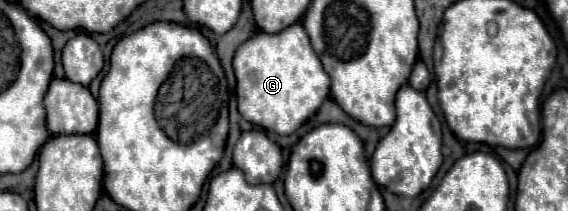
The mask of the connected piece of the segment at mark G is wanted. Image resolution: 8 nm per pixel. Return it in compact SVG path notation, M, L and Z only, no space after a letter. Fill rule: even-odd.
M292 23L280 33L256 33L234 53L238 111L250 123L278 135L294 133L310 115L318 111L330 93L330 79L314 53L308 33L300 23Z

